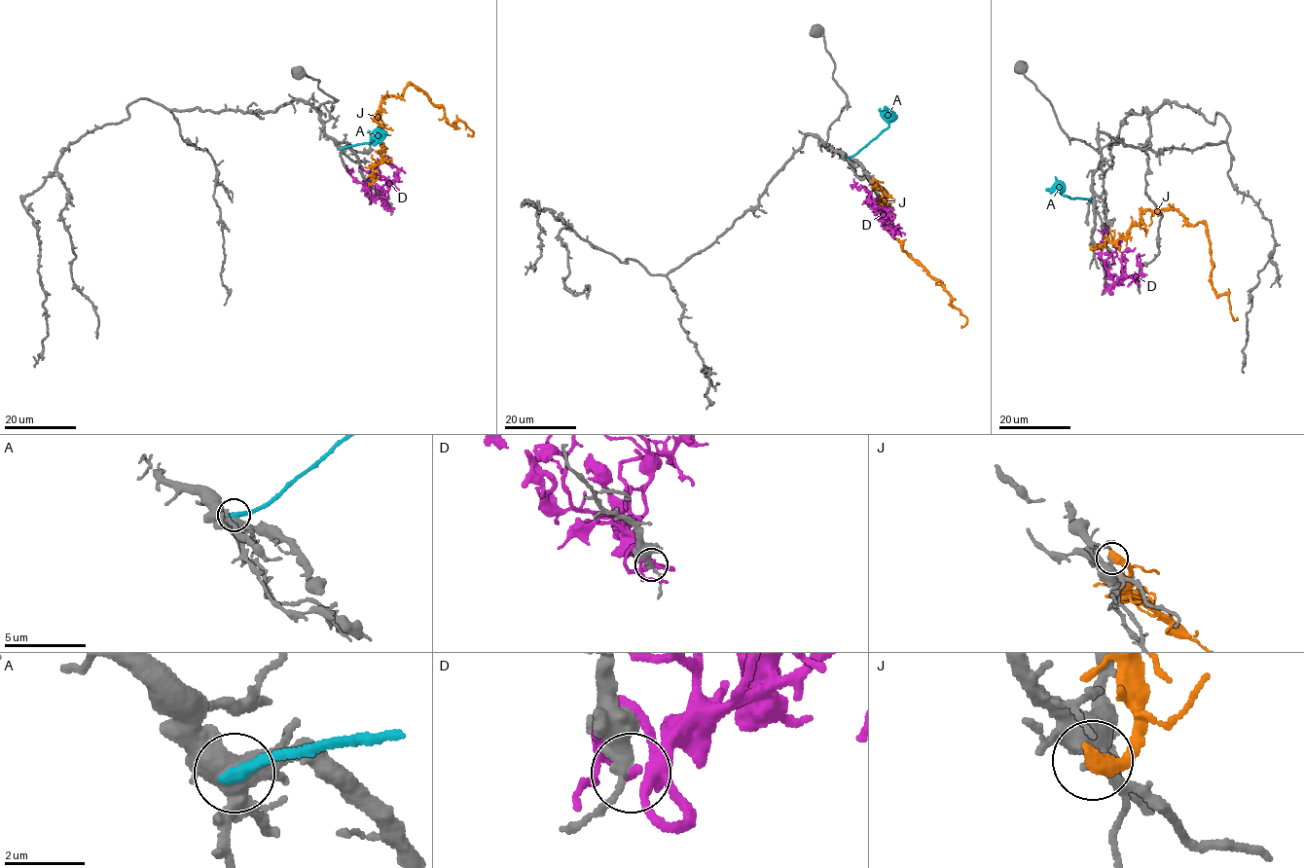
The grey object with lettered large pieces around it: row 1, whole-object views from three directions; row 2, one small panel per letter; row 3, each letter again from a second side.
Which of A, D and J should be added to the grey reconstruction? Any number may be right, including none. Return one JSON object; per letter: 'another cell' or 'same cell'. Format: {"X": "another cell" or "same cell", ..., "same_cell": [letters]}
{"A": "another cell", "D": "another cell", "J": "another cell", "same_cell": []}

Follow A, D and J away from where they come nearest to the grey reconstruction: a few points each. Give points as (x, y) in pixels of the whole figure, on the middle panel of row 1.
A: (848, 157), (855, 155), (887, 127), (880, 108)
D: (889, 212), (883, 227), (897, 230), (892, 219), (887, 225)
J: (873, 179), (885, 194), (880, 202), (886, 228), (941, 281), (967, 319), (960, 325)

